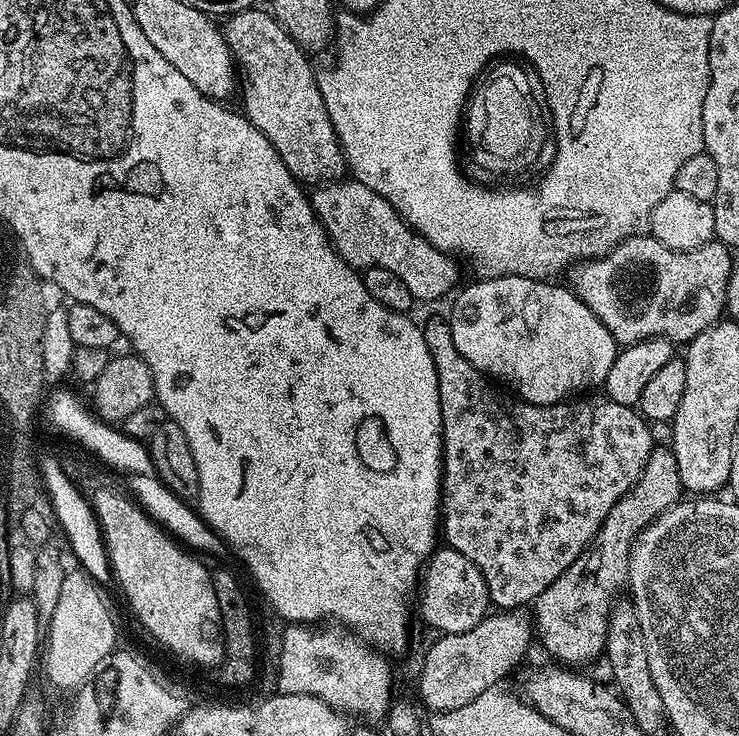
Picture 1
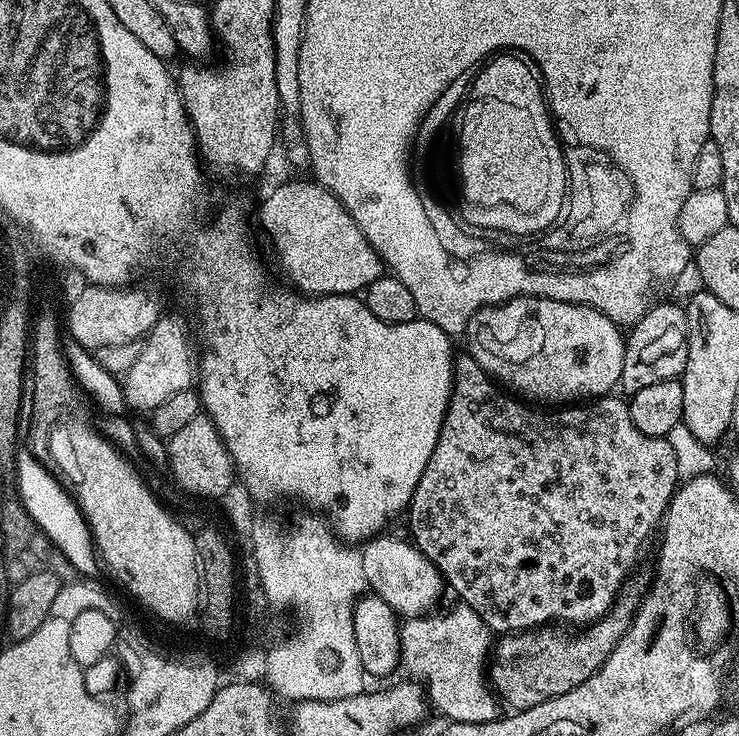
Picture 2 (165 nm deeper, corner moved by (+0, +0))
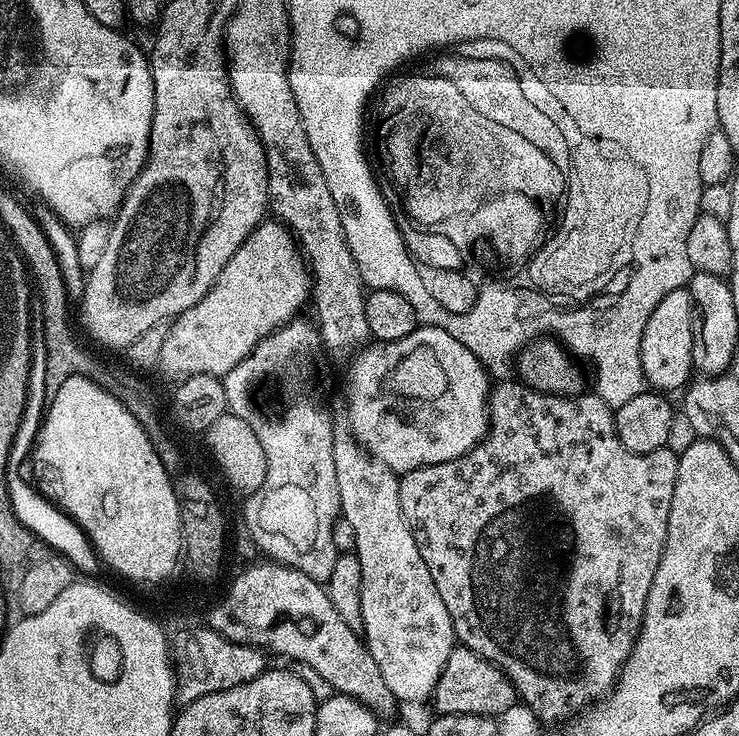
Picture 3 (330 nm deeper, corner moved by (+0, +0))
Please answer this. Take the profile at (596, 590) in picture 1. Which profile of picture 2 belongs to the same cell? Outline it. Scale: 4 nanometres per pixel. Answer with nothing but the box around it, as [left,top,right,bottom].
[486,587,641,710]

